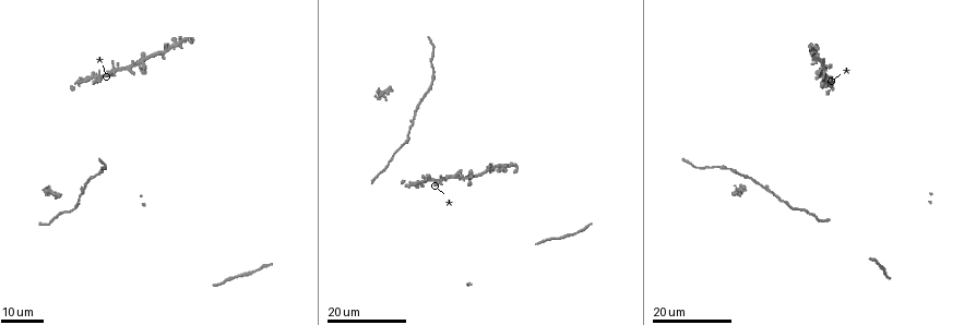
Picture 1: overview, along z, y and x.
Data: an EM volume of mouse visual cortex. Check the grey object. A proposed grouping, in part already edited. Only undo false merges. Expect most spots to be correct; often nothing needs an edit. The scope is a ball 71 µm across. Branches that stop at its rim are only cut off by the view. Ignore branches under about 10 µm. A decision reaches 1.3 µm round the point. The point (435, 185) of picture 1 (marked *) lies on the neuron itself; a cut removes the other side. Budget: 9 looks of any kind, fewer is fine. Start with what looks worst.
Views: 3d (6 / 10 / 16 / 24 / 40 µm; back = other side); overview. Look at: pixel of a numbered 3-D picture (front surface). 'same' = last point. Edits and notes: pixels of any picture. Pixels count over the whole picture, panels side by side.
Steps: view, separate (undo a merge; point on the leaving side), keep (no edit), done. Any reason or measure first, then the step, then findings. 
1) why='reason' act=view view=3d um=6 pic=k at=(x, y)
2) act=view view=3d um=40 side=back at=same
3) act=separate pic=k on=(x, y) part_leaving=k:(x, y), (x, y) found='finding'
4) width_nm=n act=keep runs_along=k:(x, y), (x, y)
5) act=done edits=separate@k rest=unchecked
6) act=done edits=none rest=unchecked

act=view view=3d um=16 pic=1 at=(411, 121)

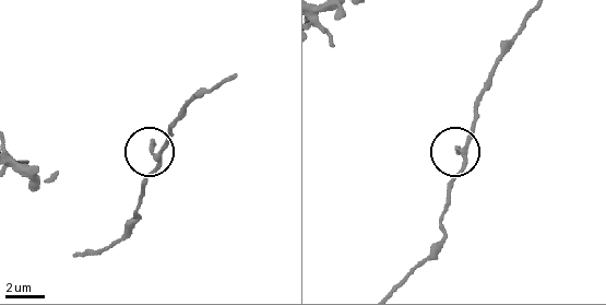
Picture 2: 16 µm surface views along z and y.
act=view view=3d um=10 pic=2 at=(466, 147)

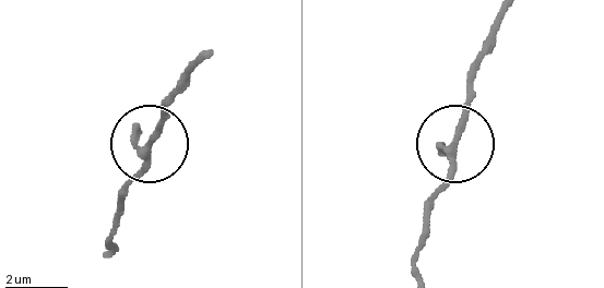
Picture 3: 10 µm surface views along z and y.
width_nm=260 act=keep found='all the same neuron'

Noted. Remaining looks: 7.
why='thick turns thin' act=view view=3d um=24 pic=1 at=(406, 138)

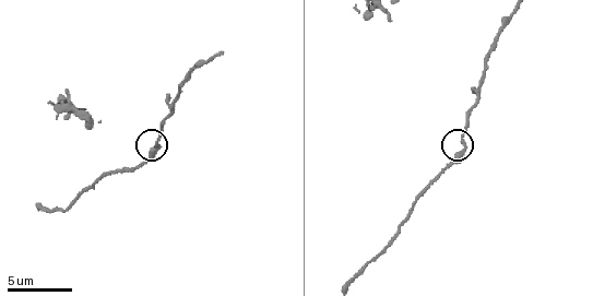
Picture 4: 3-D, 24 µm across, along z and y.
why='closer look' act=view view=3d um=6 pic=4 at=(156, 146)

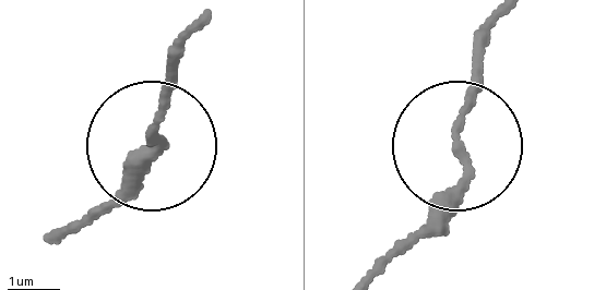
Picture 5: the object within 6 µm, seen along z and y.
act=keep found='one neuron here'

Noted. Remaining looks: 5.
act=view view=3d um=24 pic=1 at=(729, 169)

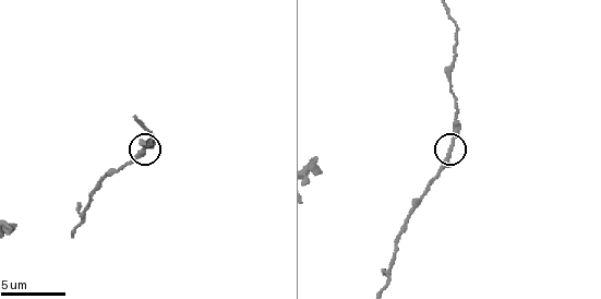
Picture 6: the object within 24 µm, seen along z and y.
act=view view=3d um=10 pic=6 at=(451, 144)

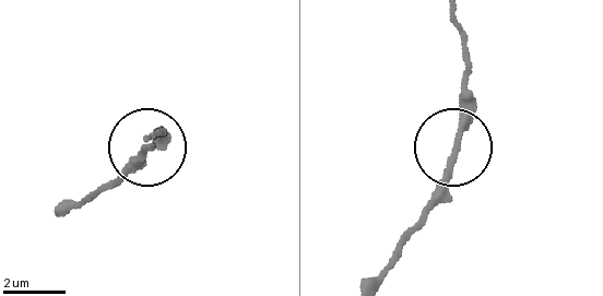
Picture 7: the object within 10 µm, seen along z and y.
act=view view=3d um=10 side=back pic=7 at=(149, 147)

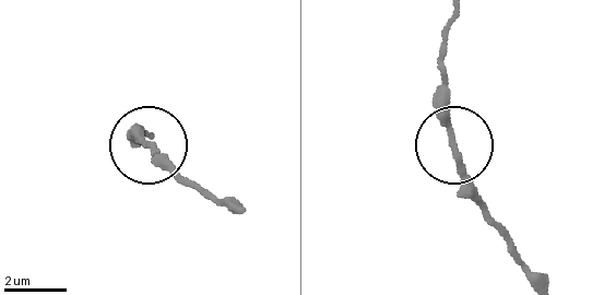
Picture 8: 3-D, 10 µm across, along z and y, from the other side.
act=keep found='all the same neuron'

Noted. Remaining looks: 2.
why='thin neck' act=view view=3d um=16 pic=1 at=(141, 62)

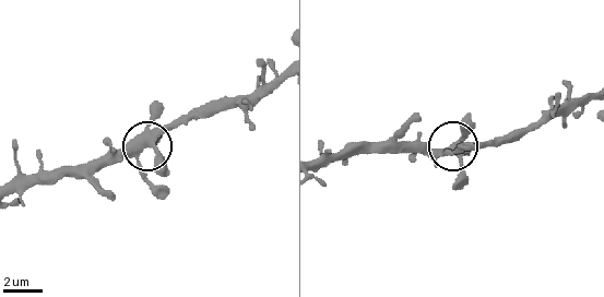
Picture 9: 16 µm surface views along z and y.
why='zoom in' act=view view=3d um=10 pic=9 at=(139, 148)

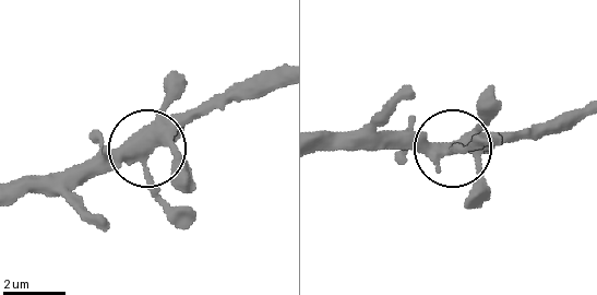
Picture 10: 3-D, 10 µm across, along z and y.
arms=4 act=keep found='one neuron here'

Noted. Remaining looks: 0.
act=done edits=none rest=unchecked

